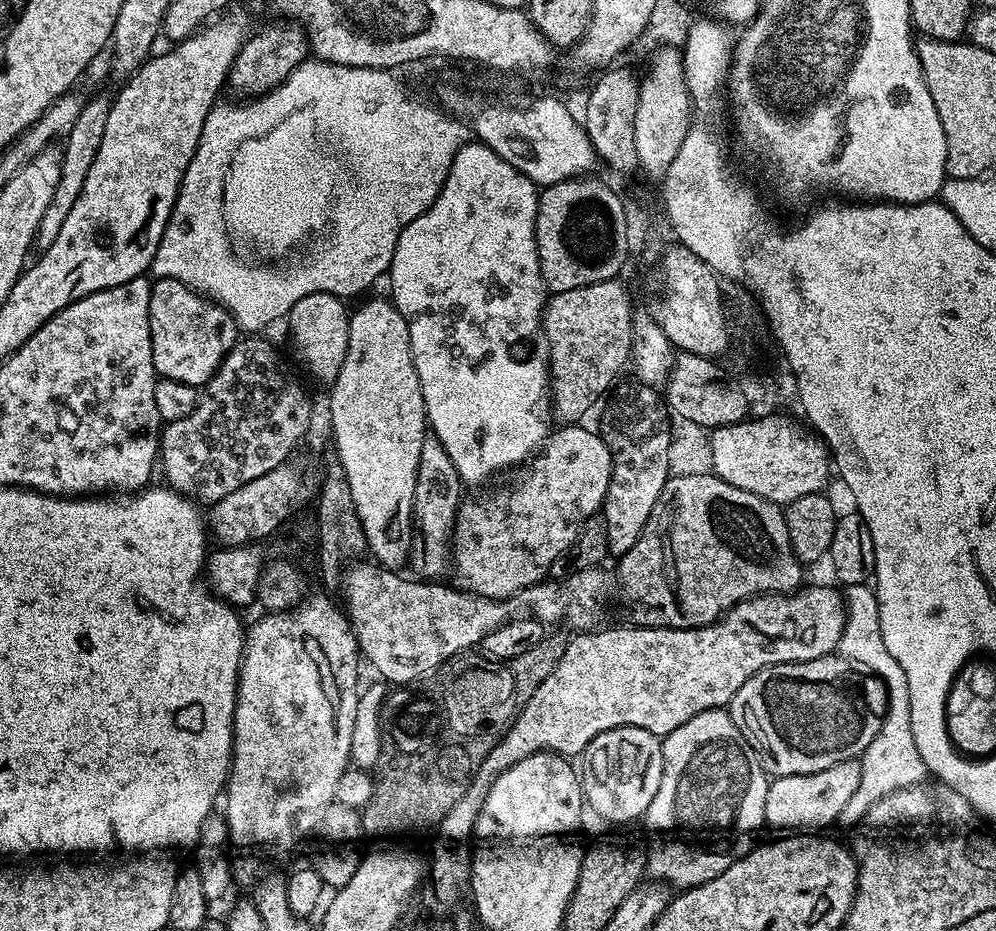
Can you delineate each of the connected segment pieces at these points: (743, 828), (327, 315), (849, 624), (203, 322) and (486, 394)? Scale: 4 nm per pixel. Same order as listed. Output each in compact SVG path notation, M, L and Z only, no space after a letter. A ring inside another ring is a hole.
M711 708L710 710L698 714L678 730L671 732L669 736L663 737L660 745L662 750L662 782L658 786L658 794L650 802L650 806L645 810L642 817L642 825L648 831L648 844L646 843L646 872L649 877L653 876L656 880L661 880L661 885L673 884L676 890L687 890L697 888L700 884L705 884L713 880L722 870L726 870L735 860L741 860L742 857L753 847L752 832L765 827L764 807L766 806L766 794L770 783L769 777L760 766L759 760L750 755L749 749L745 747L740 739L740 731L736 729L731 716L724 708Z
M319 292L300 298L286 317L290 348L303 370L316 380L331 384L336 380L349 345L349 311L339 296Z
M850 584L843 589L842 595L844 629L838 649L839 655L857 669L877 676L888 691L888 712L884 715L882 726L874 742L870 742L870 746L866 746L866 750L858 757L862 782L858 782L854 798L846 802L842 820L852 826L861 819L868 805L903 788L923 785L924 776L929 775L929 770L926 762L922 762L922 754L918 754L918 746L914 746L914 730L910 730L910 690L906 674L902 674L902 666L898 666L894 658L890 658L886 642L882 642L882 622L878 622L878 598L875 591L868 584Z
M160 278L152 284L150 294L150 338L152 339L152 357L157 377L174 382L203 386L216 375L221 362L238 339L238 325L235 316L225 305L215 303L194 289L177 280Z
M479 142L463 144L454 158L450 174L438 194L438 198L410 226L402 230L390 269L392 276L391 303L402 314L410 330L410 350L414 358L414 370L418 370L418 382L422 386L424 412L428 416L431 435L438 438L442 450L450 454L450 462L460 475L461 481L468 484L484 484L495 472L504 472L515 464L523 465L544 447L549 435L550 421L550 377L548 365L543 359L532 356L529 360L519 360L512 353L512 344L528 340L542 328L542 313L546 303L544 279L540 273L540 259L536 249L536 211L538 210L538 188L526 174L522 174L510 162L506 162L494 150Z

